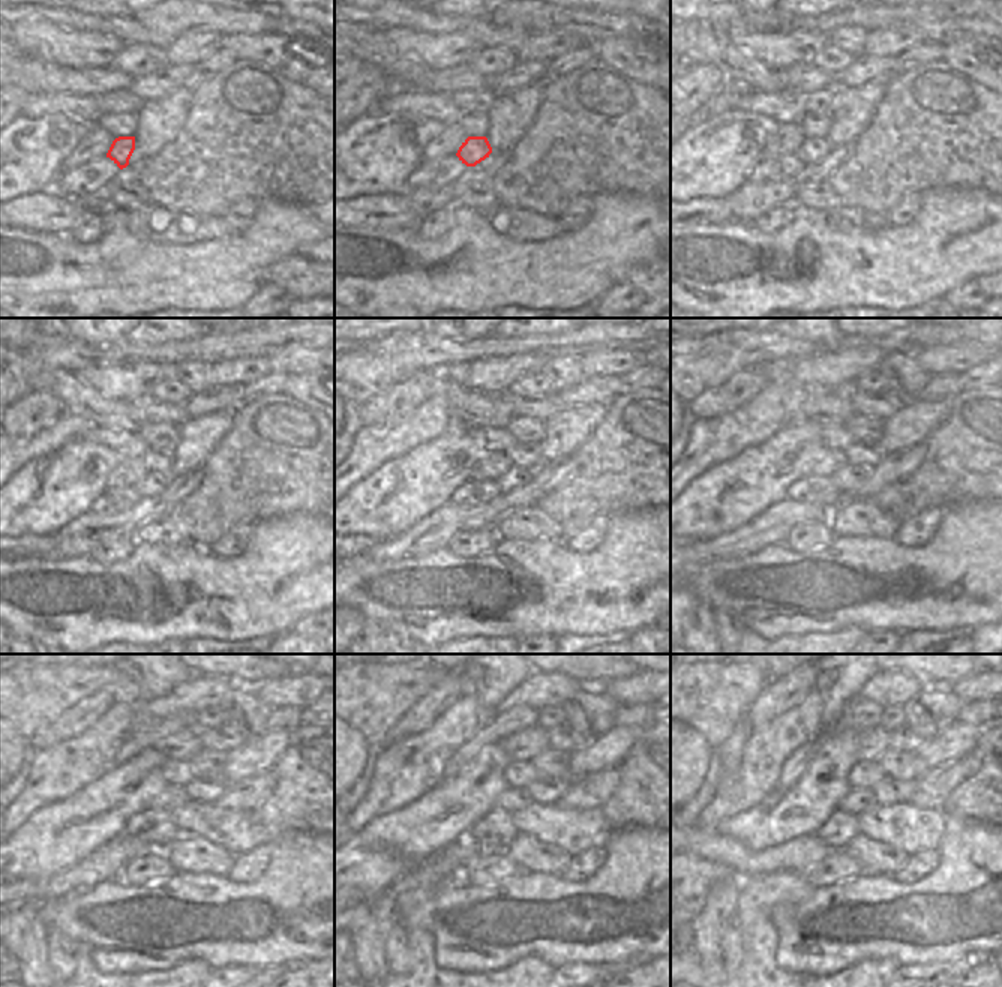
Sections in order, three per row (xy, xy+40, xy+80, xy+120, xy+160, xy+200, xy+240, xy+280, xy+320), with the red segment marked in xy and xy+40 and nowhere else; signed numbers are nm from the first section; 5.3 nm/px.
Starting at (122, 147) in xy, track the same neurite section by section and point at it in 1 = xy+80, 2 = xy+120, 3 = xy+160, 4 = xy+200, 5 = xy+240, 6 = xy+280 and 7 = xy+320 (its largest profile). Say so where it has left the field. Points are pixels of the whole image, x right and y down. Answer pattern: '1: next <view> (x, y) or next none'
1: next xy+80 (813, 149)
2: next xy+120 (152, 483)
3: next xy+160 (515, 477)
4: next xy+200 (848, 479)
5: next xy+240 (236, 831)
6: next xy+280 (575, 831)
7: next xy+320 (912, 830)

